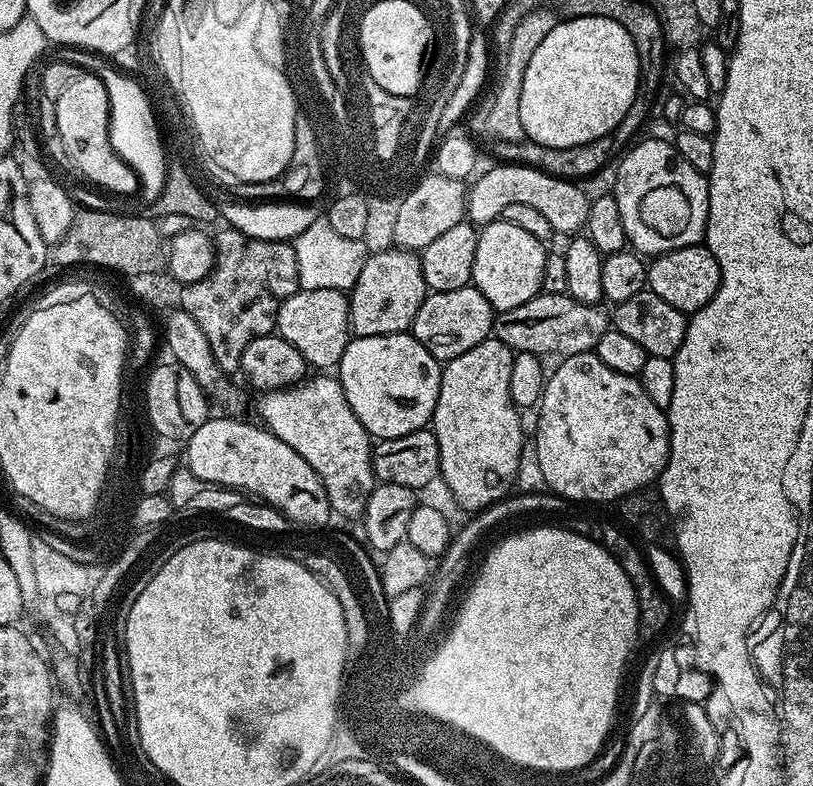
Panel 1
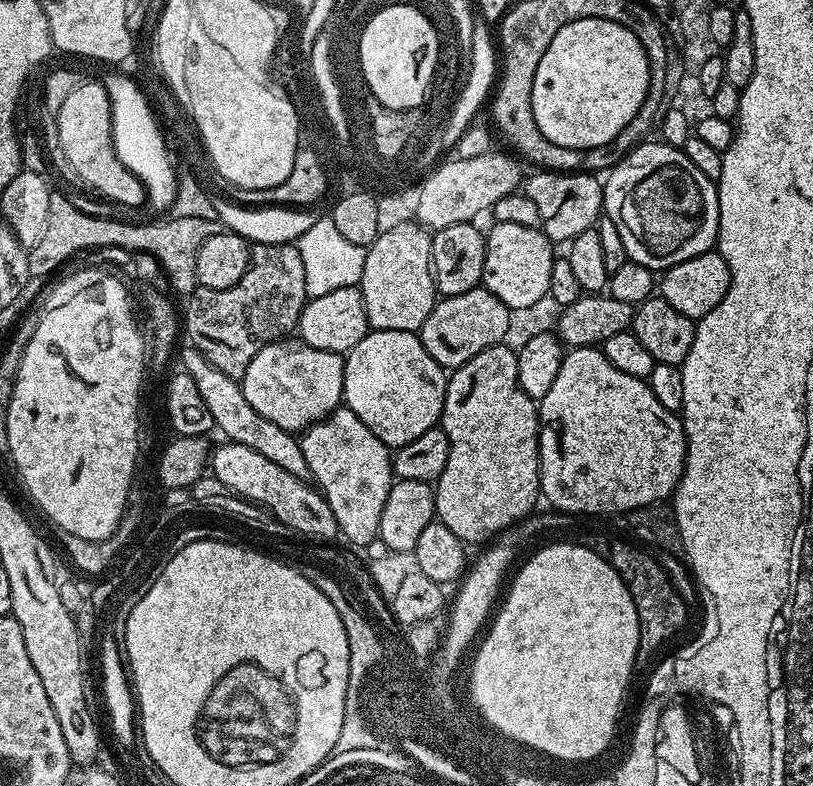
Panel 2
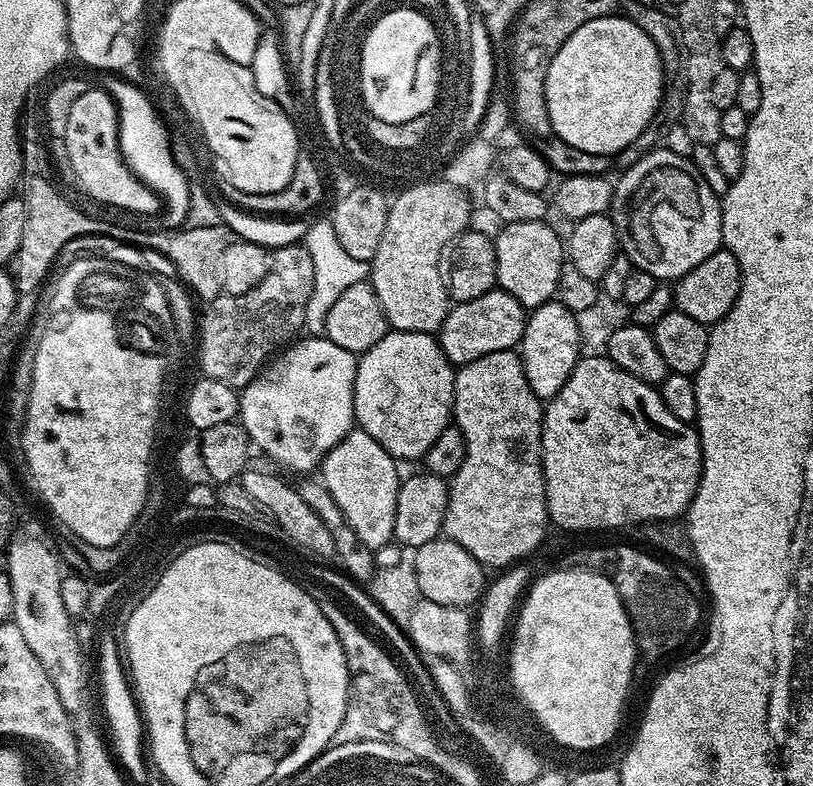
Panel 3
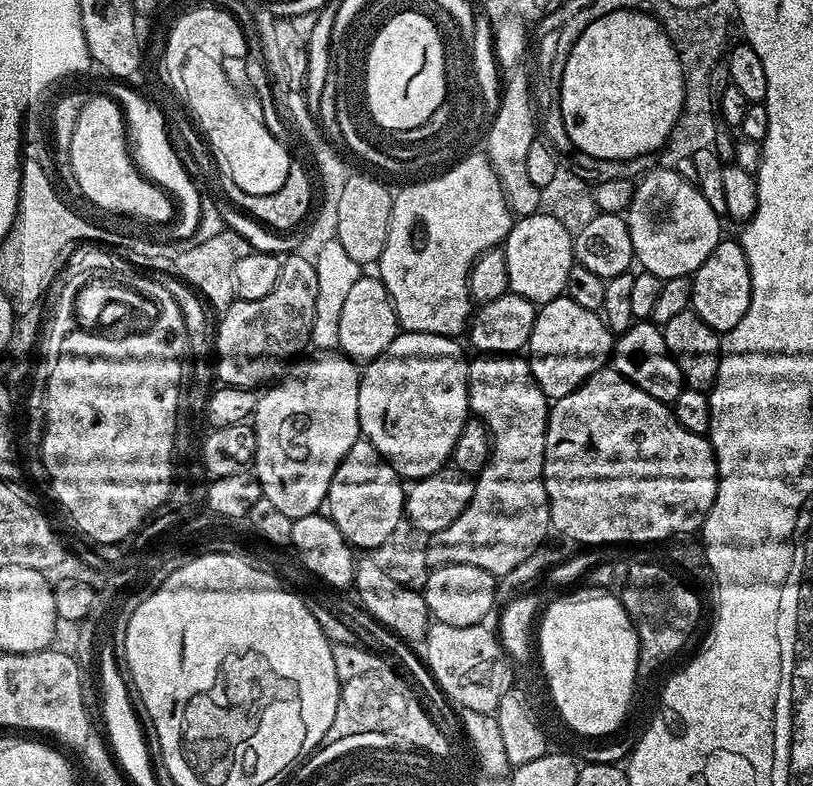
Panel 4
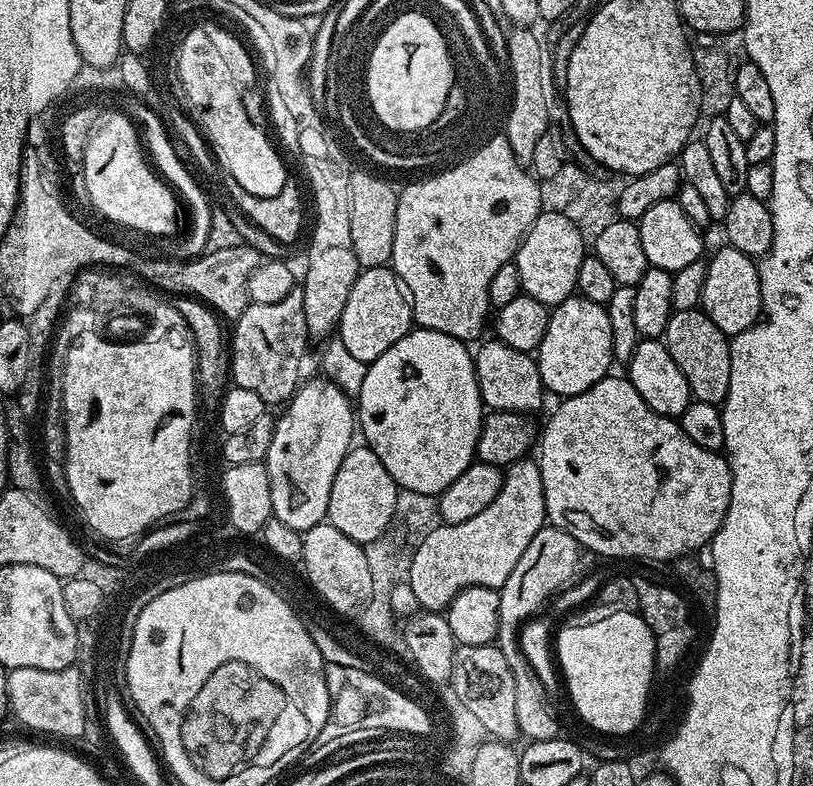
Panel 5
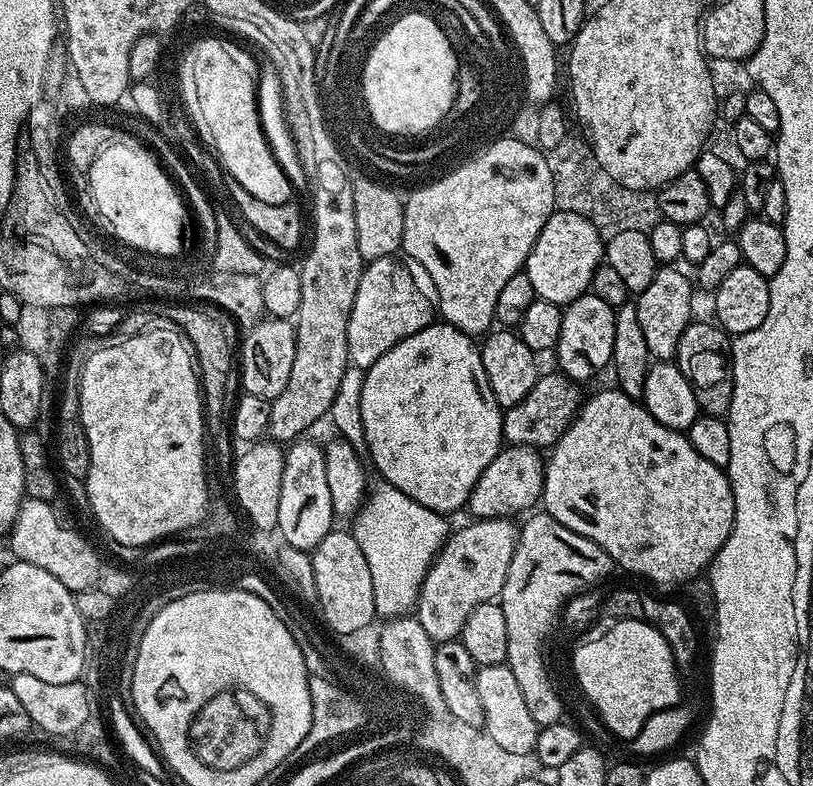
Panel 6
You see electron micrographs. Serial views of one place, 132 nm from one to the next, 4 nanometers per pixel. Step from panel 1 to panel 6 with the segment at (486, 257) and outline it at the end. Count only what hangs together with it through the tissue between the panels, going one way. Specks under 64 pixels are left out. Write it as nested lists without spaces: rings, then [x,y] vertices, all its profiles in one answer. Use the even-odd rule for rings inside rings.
[[[557,210],[542,226],[542,234],[538,234],[538,242],[534,242],[528,255],[526,271],[539,299],[567,306],[591,289],[594,270],[605,256],[605,237],[590,218]]]

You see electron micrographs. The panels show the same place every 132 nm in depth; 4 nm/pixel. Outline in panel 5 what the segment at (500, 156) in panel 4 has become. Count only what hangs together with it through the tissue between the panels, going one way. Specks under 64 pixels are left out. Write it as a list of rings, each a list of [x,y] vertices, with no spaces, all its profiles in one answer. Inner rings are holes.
[[[516,26],[507,33],[508,58],[507,67],[512,67],[511,108],[508,119],[502,129],[503,135],[510,142],[510,150],[518,157],[521,164],[531,165],[534,145],[538,138],[546,134],[546,130],[553,123],[552,103],[558,100],[558,87],[553,80],[553,57],[544,49],[544,44],[532,33],[528,26]]]

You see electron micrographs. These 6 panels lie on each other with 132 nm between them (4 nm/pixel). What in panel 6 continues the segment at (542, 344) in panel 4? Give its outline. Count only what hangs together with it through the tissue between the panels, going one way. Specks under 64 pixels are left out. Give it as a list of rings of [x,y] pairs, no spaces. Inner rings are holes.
[[[591,294],[579,296],[573,304],[563,309],[562,334],[558,334],[558,342],[554,349],[554,357],[560,365],[559,371],[568,379],[585,382],[595,372],[606,369],[612,363],[614,350],[614,322],[616,309],[606,306],[602,298]]]

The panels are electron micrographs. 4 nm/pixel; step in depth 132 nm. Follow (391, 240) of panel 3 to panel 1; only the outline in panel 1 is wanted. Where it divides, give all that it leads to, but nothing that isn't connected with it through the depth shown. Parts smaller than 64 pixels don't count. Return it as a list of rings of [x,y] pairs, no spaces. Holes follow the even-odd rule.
[[[391,246],[384,252],[371,253],[367,262],[362,266],[362,274],[358,274],[358,282],[350,289],[348,322],[351,335],[353,337],[381,336],[391,332],[409,331],[428,293],[428,287],[422,278],[420,257],[415,251]]]

